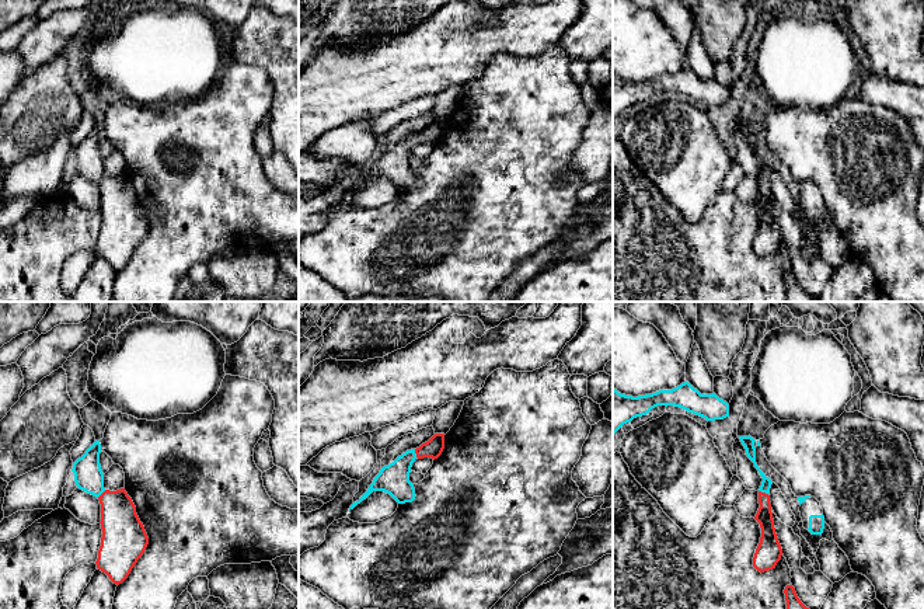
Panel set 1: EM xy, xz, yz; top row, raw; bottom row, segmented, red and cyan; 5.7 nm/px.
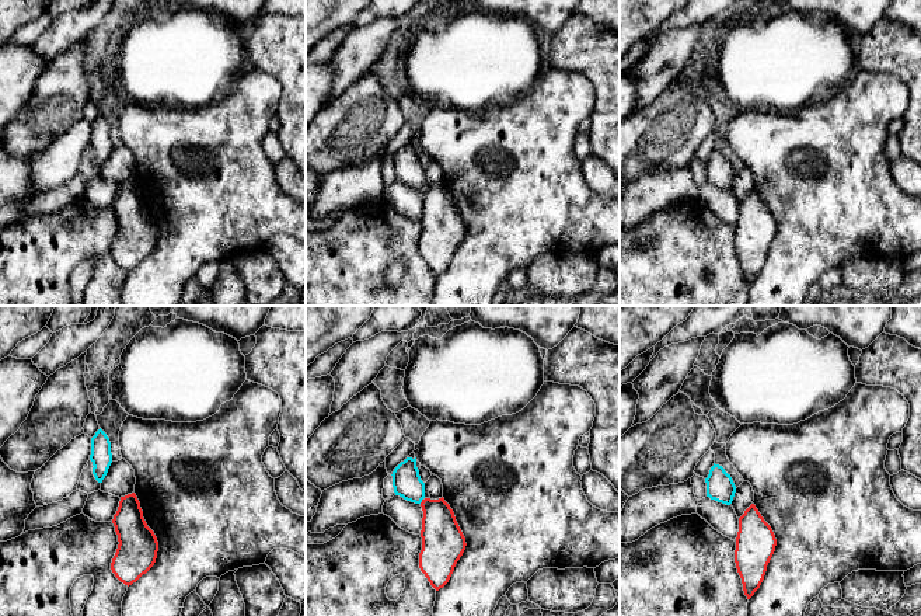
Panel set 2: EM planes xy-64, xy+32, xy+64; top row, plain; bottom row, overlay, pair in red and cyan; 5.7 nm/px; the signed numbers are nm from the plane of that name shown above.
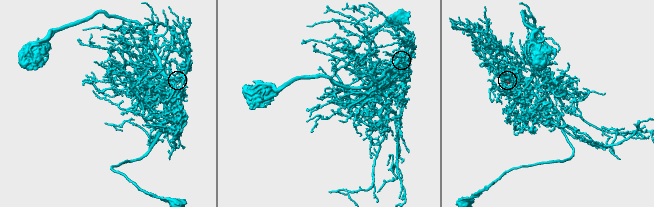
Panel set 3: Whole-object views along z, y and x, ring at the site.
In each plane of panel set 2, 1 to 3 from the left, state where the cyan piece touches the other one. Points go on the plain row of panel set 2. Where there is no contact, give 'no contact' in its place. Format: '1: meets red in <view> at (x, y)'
1: no contact
2: meets red in xy+32 at (422, 187)
3: no contact

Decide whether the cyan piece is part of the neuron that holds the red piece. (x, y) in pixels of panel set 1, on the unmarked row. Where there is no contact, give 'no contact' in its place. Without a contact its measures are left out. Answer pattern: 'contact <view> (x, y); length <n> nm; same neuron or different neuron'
contact yz (763, 178); length 60 nm; same neuron

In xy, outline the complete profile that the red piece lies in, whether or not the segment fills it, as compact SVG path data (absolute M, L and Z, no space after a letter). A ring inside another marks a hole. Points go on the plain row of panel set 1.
M95 126L73 149L72 157L77 174L100 185L102 223L95 250L119 271L144 239L149 223L125 174L116 177L104 174L100 139L101 129Z

